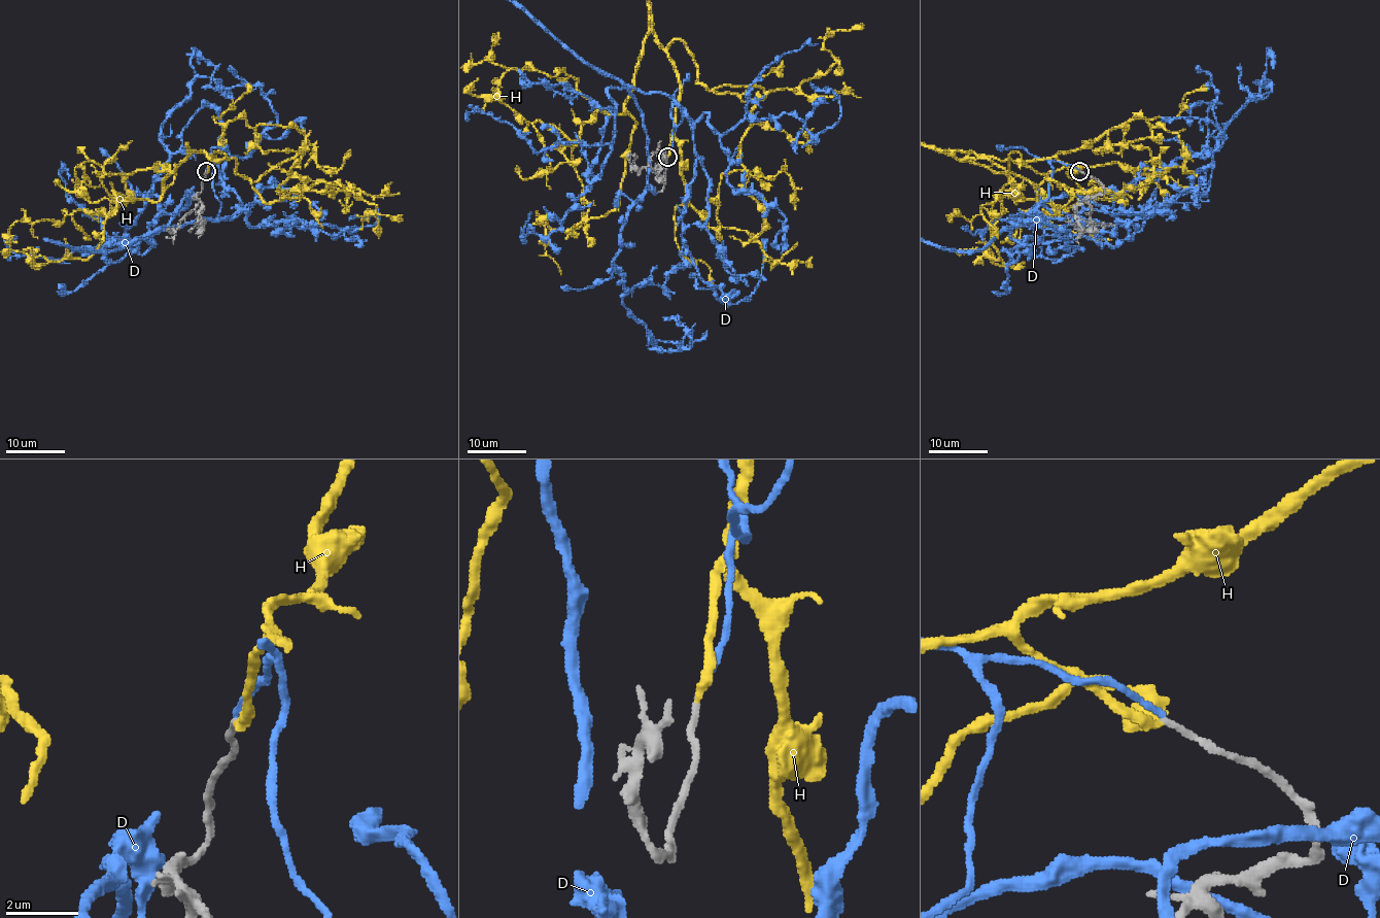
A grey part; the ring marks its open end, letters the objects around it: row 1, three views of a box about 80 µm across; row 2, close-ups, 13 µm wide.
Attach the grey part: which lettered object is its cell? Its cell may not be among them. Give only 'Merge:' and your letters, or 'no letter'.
Merge: no letter

